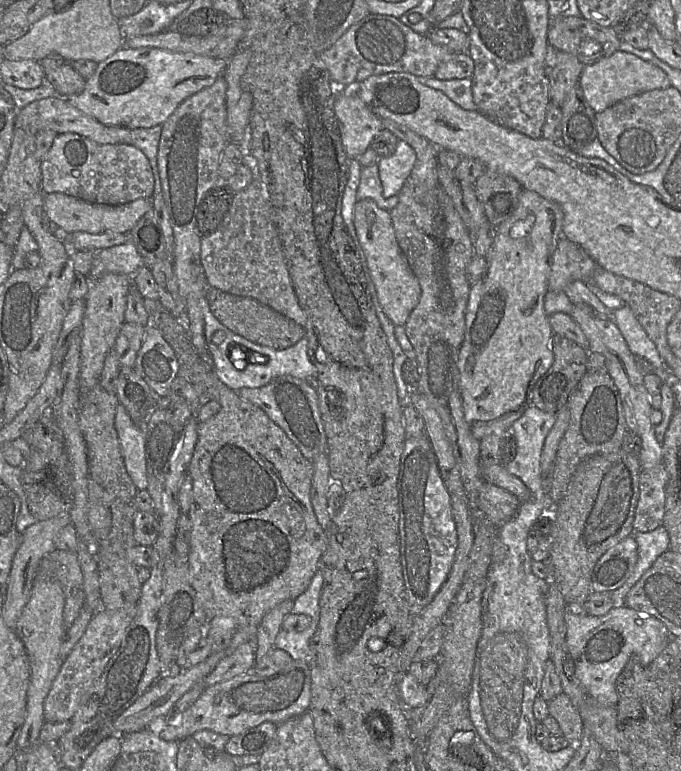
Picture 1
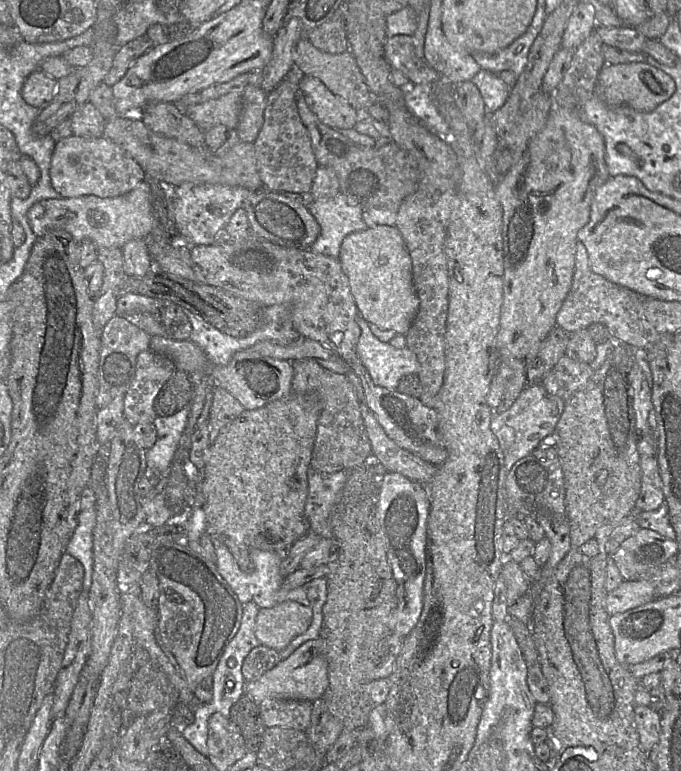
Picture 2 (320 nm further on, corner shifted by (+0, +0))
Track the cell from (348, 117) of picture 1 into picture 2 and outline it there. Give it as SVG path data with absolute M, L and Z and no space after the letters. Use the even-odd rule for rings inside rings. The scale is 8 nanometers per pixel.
M299 75L298 91L319 120L334 129L350 129L361 117L361 112L336 96L318 78Z

